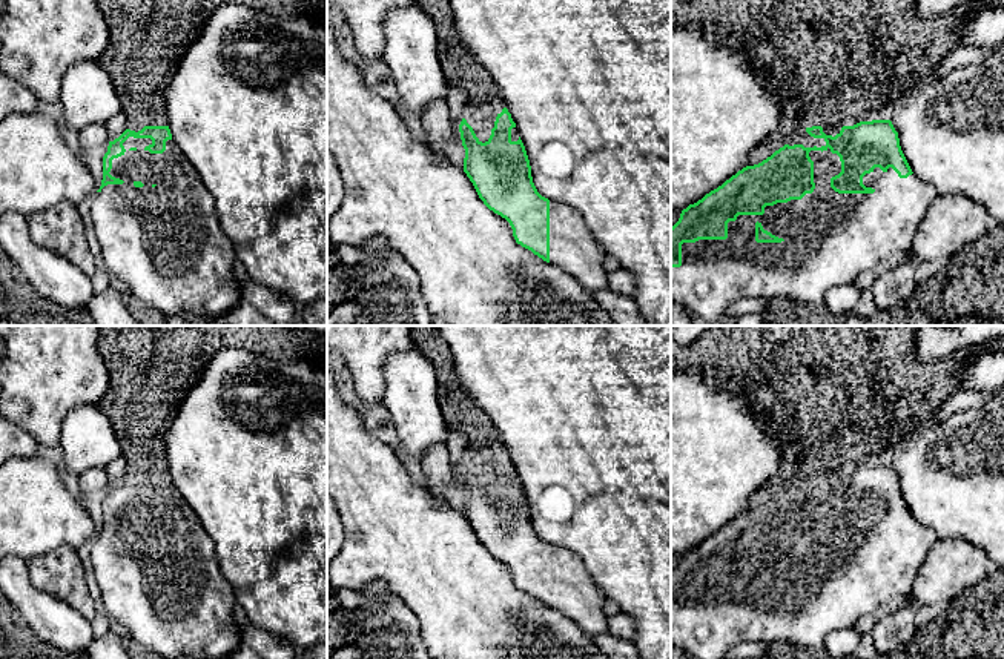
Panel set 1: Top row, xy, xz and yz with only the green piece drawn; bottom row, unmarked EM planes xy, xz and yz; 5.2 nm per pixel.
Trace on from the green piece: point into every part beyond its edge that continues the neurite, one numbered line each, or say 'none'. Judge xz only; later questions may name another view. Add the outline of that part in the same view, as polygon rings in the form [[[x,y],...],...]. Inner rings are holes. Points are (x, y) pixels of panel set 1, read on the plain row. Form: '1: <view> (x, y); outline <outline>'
1: xz (482, 466); outline [[[500,441],[487,447],[484,455],[467,455],[465,464],[473,472],[479,485],[488,485],[491,473],[494,472],[496,461],[502,456],[505,447]]]

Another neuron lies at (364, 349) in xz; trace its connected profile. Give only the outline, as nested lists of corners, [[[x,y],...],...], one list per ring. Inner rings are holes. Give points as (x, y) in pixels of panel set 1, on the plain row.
[[[327,326],[327,352],[341,355],[353,378],[353,393],[367,402],[382,402],[387,359],[413,346],[410,326]]]

